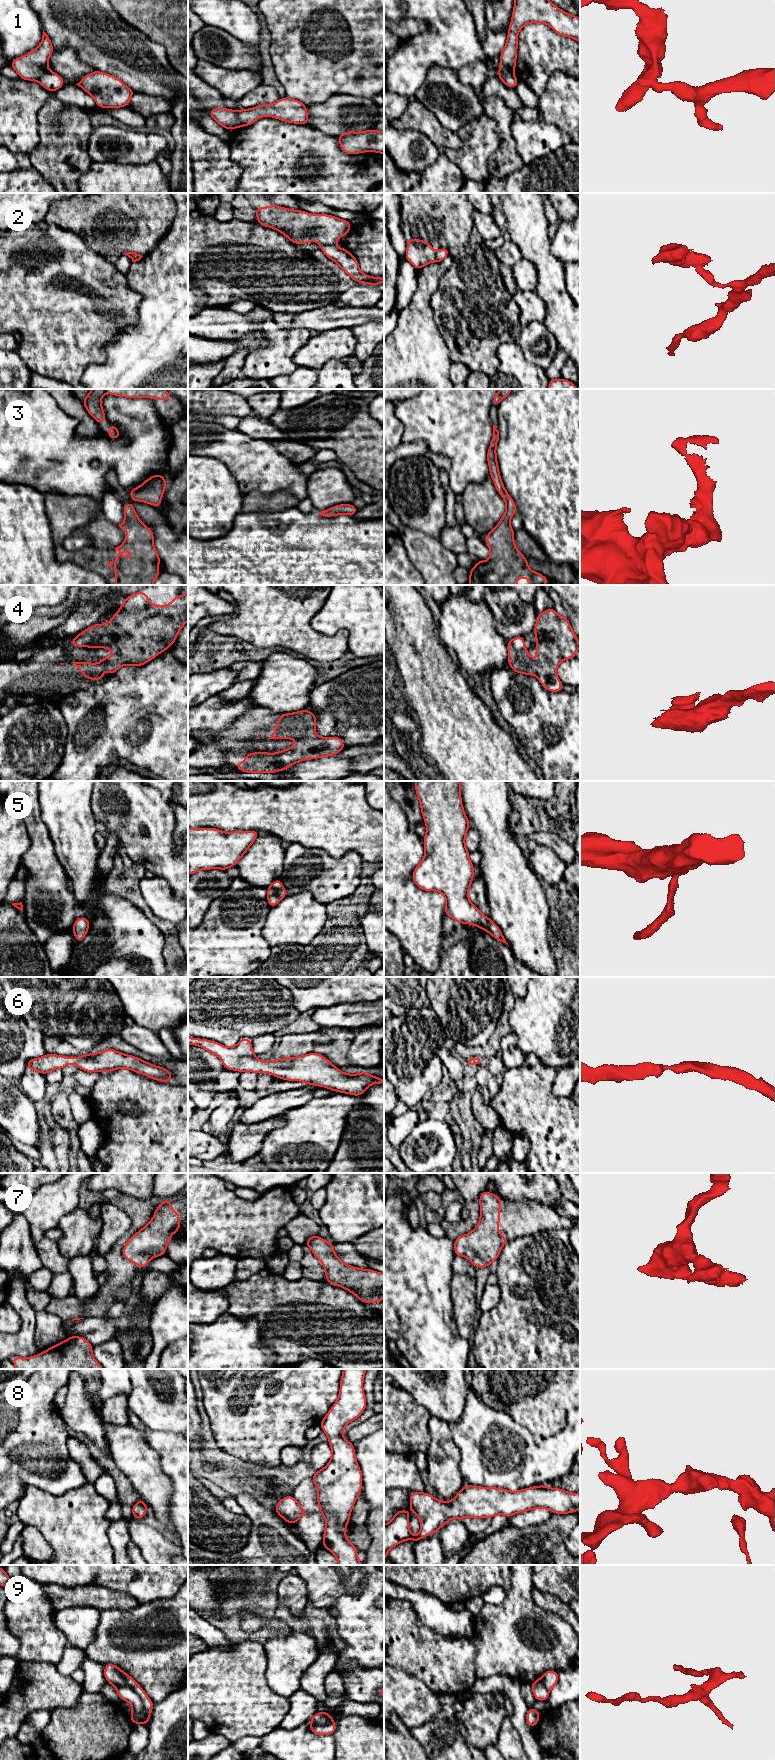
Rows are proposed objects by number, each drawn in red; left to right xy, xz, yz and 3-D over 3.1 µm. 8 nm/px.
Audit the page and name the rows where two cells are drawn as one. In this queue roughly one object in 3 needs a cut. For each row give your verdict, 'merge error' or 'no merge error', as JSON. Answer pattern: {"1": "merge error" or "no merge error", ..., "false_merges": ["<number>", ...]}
{"1": "merge error", "2": "merge error", "3": "no merge error", "4": "no merge error", "5": "no merge error", "6": "no merge error", "7": "no merge error", "8": "no merge error", "9": "merge error", "false_merges": ["1", "2", "9"]}

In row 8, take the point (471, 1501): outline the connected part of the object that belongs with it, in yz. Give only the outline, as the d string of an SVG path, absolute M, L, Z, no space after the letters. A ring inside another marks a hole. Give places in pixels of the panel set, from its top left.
M465 1485L450 1502L442 1502L426 1492L410 1491L411 1510L421 1522L420 1532L413 1536L409 1529L409 1511L397 1511L388 1524L384 1524L384 1561L388 1551L405 1540L413 1540L415 1544L426 1535L433 1535L451 1518L493 1518L497 1514L510 1518L514 1514L533 1509L548 1509L553 1514L575 1513L580 1508L580 1492L569 1493L561 1488L550 1488L546 1485L532 1486L512 1492L498 1487L488 1488Z

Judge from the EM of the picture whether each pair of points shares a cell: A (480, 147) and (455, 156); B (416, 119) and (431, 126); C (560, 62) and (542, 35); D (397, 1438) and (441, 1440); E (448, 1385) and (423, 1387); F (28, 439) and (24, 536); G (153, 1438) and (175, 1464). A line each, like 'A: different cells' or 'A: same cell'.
A: same cell
B: same cell
C: same cell
D: different cells
E: same cell
F: different cells
G: same cell

